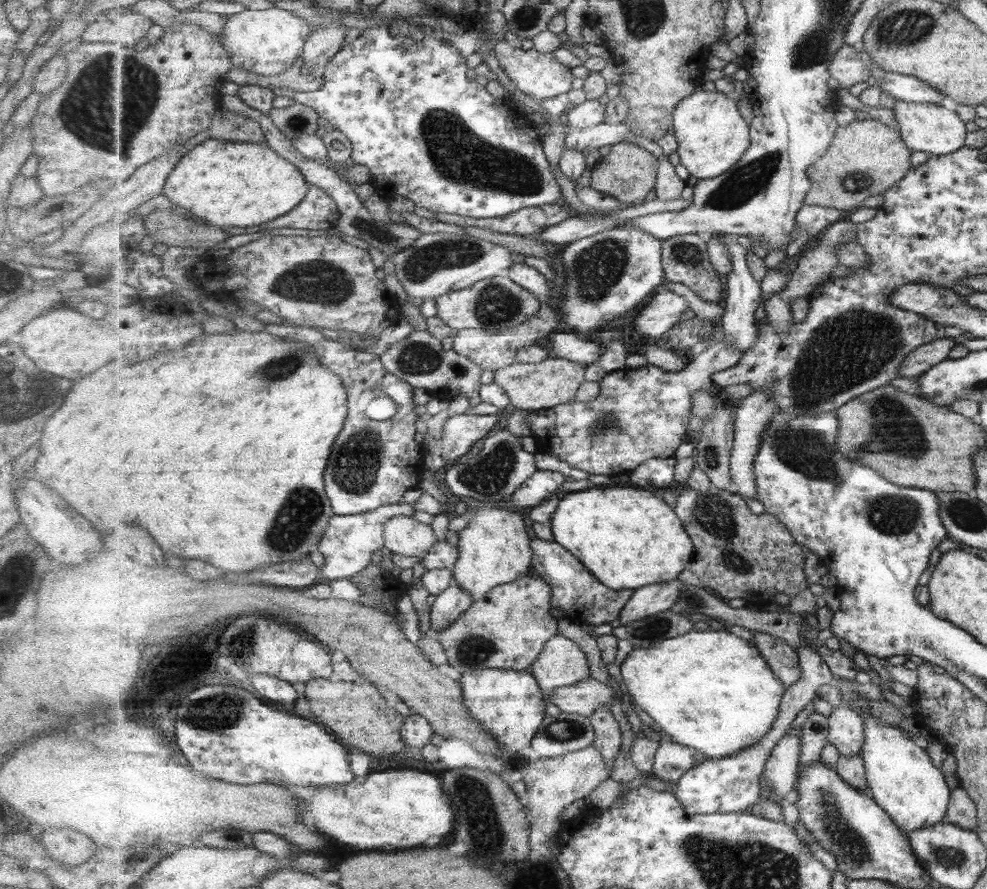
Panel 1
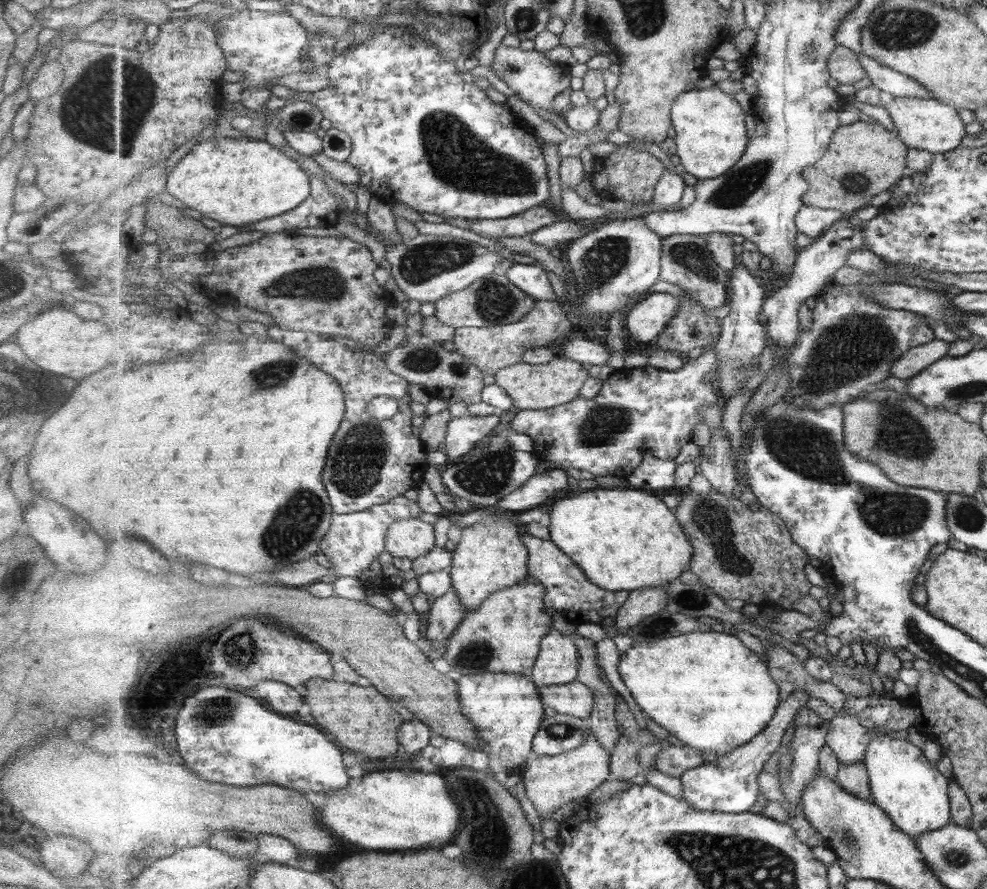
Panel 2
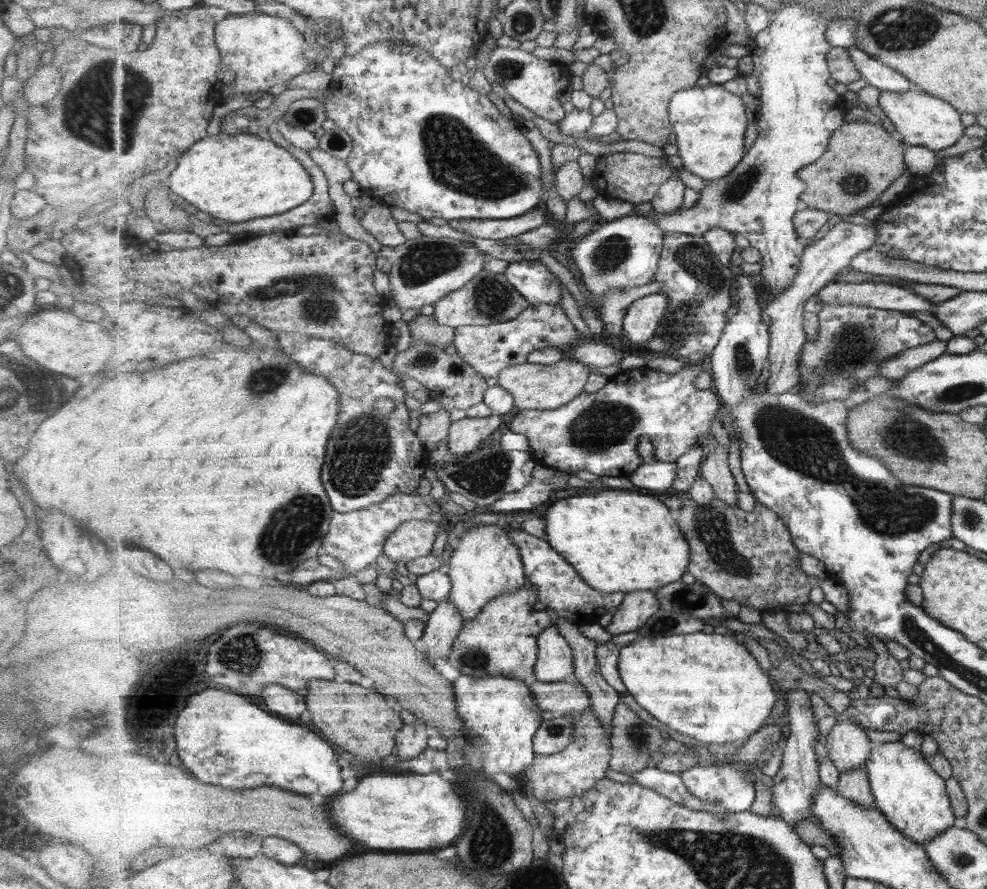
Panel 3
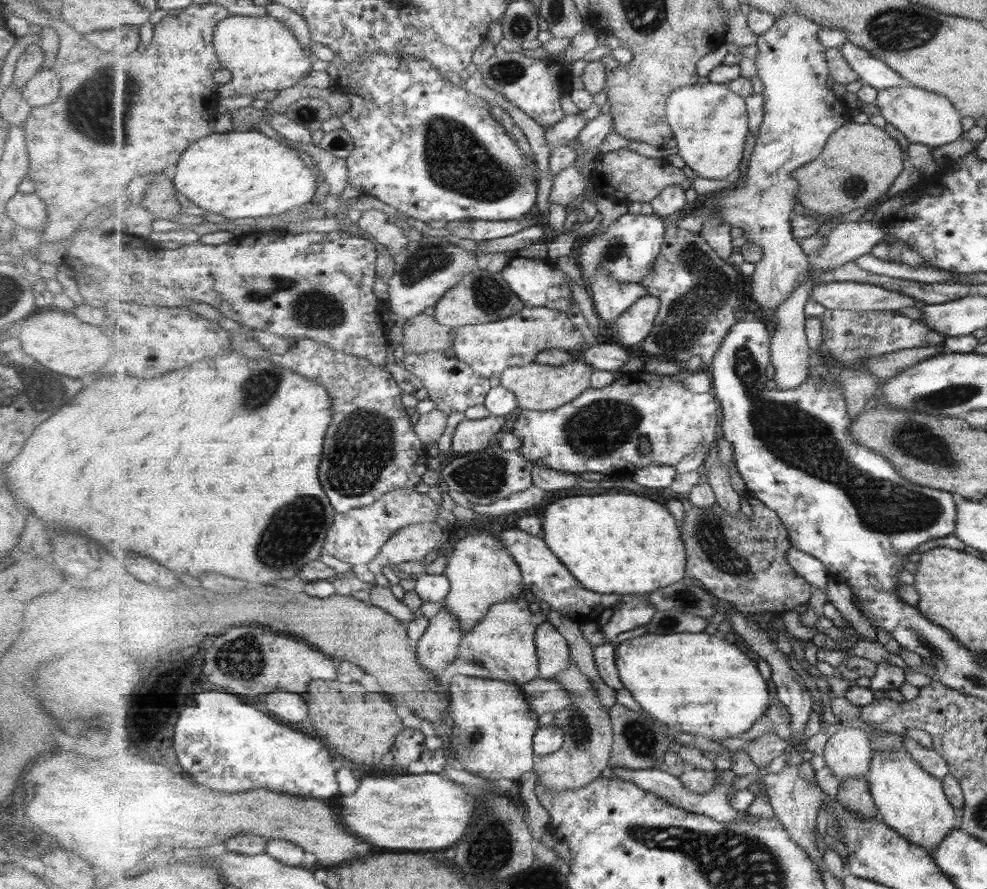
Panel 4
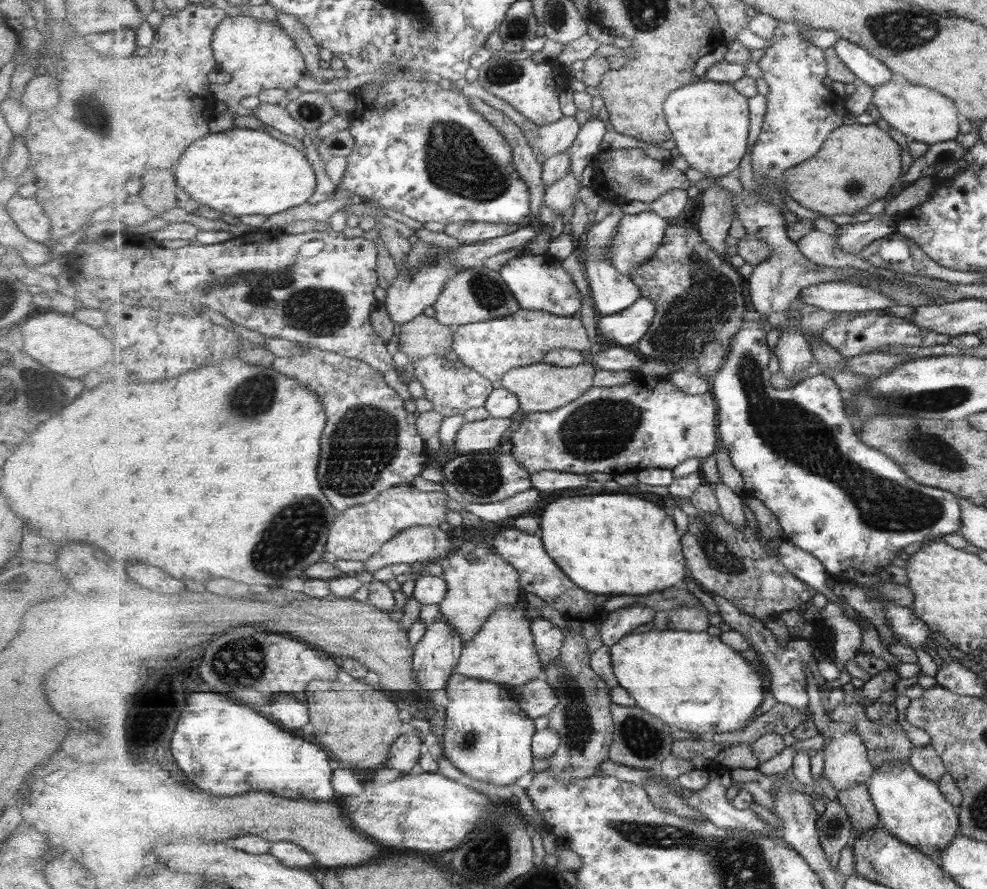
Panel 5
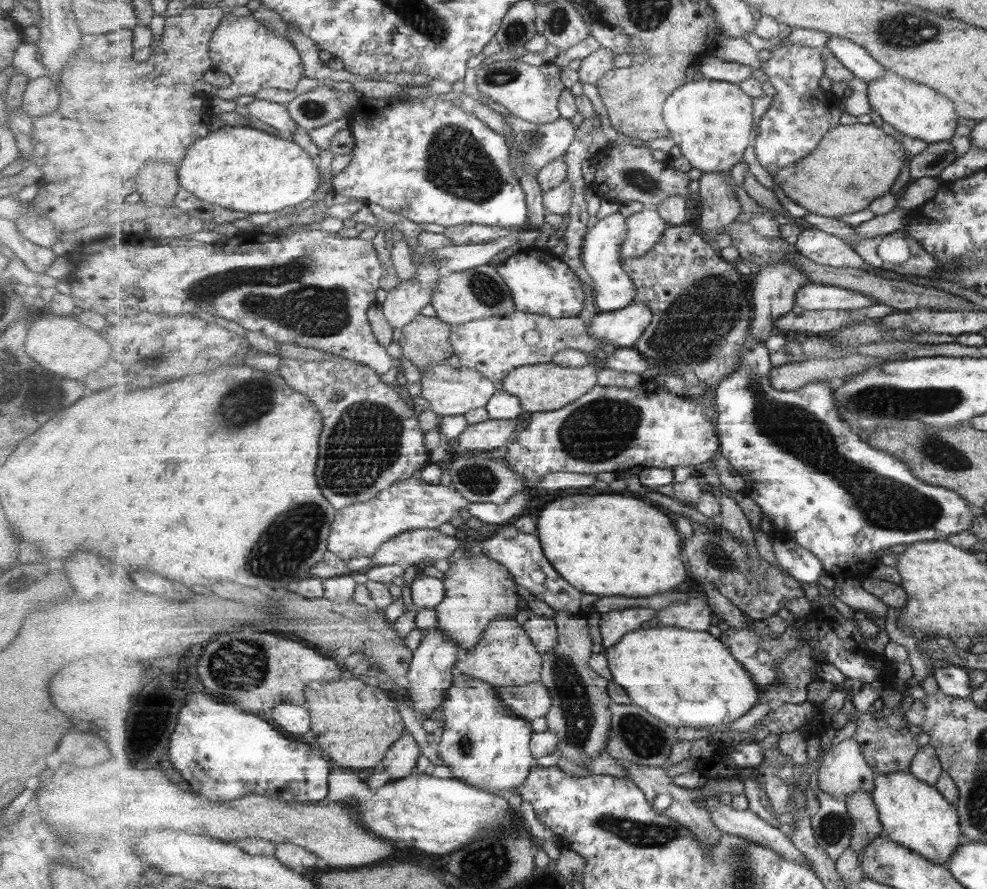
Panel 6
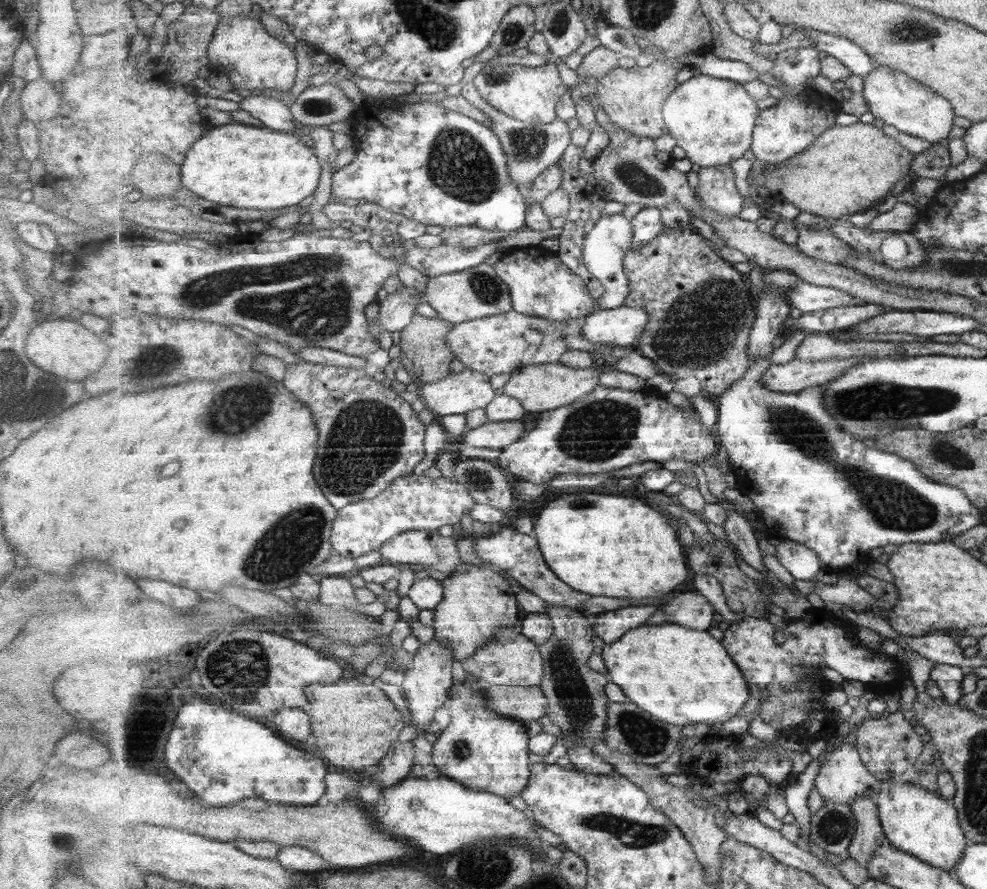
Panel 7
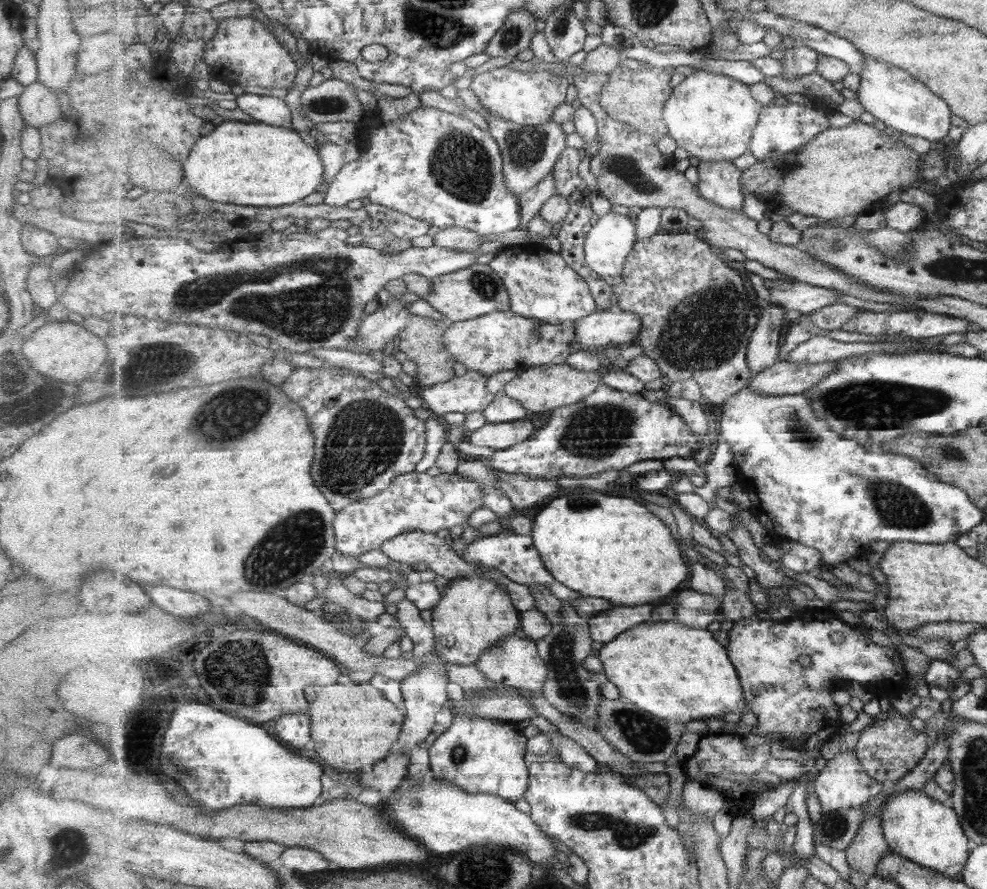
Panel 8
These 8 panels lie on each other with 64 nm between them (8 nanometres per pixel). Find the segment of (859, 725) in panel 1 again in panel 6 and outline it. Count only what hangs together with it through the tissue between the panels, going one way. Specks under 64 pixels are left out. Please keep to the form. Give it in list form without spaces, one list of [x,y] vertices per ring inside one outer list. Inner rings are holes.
[[[855,737],[836,739],[831,743],[818,772],[818,787],[839,800],[859,789],[873,792],[876,774],[861,746]]]

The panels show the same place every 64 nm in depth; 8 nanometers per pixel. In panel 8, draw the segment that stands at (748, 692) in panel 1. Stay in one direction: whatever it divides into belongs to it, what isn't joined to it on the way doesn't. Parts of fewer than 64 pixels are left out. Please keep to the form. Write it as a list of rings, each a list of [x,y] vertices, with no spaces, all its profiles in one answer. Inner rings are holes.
[[[679,620],[645,622],[629,628],[615,640],[604,643],[598,657],[603,661],[604,673],[619,690],[620,696],[635,702],[639,708],[671,722],[687,724],[693,720],[722,719],[725,714],[736,712],[739,704],[745,702],[747,697],[743,693],[742,680],[738,669],[731,661],[727,647],[713,636],[713,631],[691,628]]]

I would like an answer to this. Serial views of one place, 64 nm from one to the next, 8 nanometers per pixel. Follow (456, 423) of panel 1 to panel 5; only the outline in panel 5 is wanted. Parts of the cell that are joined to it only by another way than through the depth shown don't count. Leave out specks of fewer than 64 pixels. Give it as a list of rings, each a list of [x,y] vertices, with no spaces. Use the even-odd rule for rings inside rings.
[[[487,418],[478,422],[466,422],[458,433],[456,450],[462,454],[475,451],[491,451],[496,449],[505,432],[511,428],[511,420],[503,418]]]

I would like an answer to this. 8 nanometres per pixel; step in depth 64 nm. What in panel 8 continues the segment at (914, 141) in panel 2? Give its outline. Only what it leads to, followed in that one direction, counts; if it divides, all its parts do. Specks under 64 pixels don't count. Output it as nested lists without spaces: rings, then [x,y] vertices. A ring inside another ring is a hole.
[[[867,58],[866,67],[859,73],[861,86],[856,97],[864,110],[875,119],[882,121],[905,134],[920,136],[936,145],[945,143],[951,130],[951,118],[954,112],[943,97],[937,96],[923,81],[915,78],[910,72],[894,65]]]

